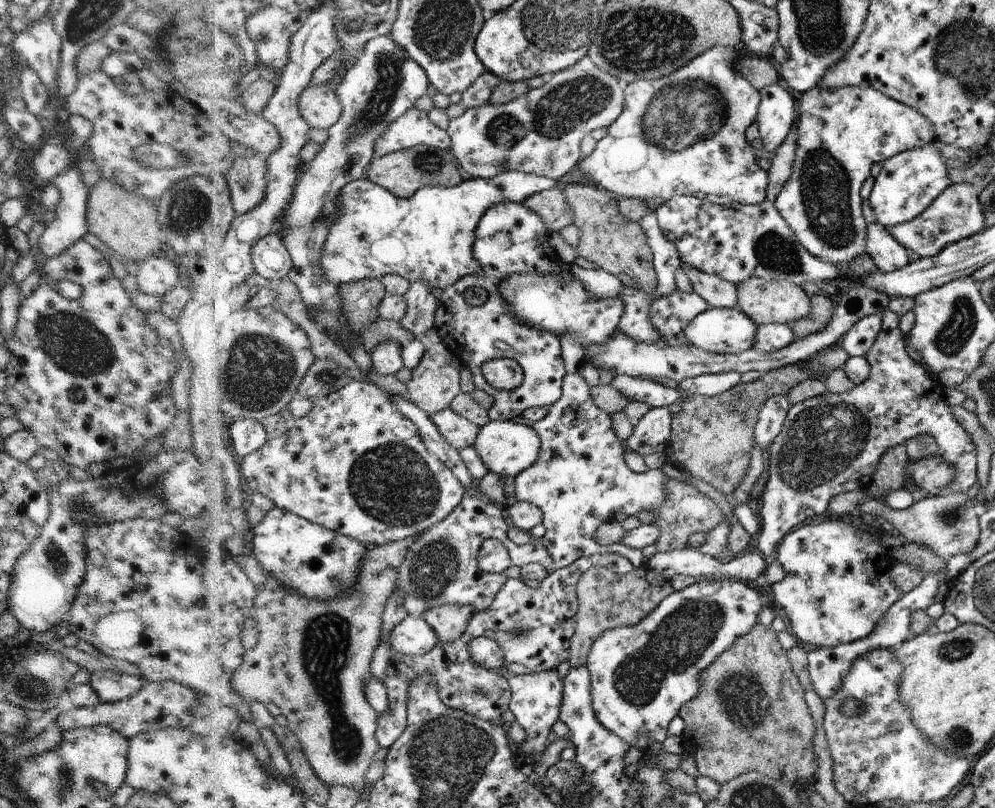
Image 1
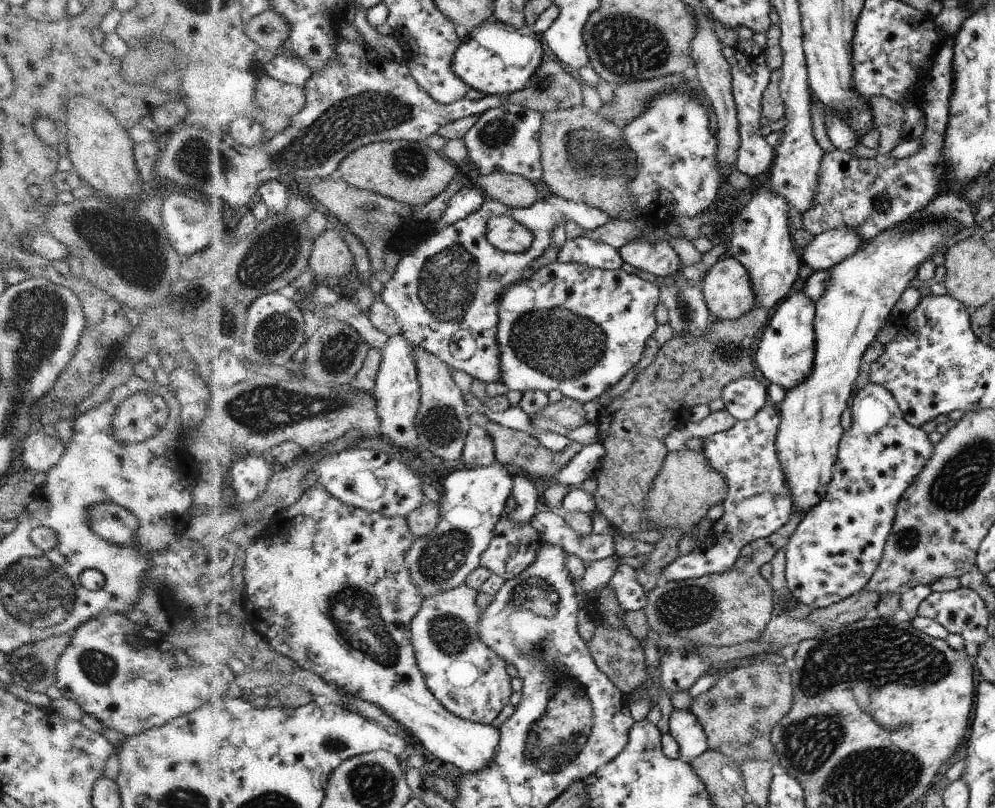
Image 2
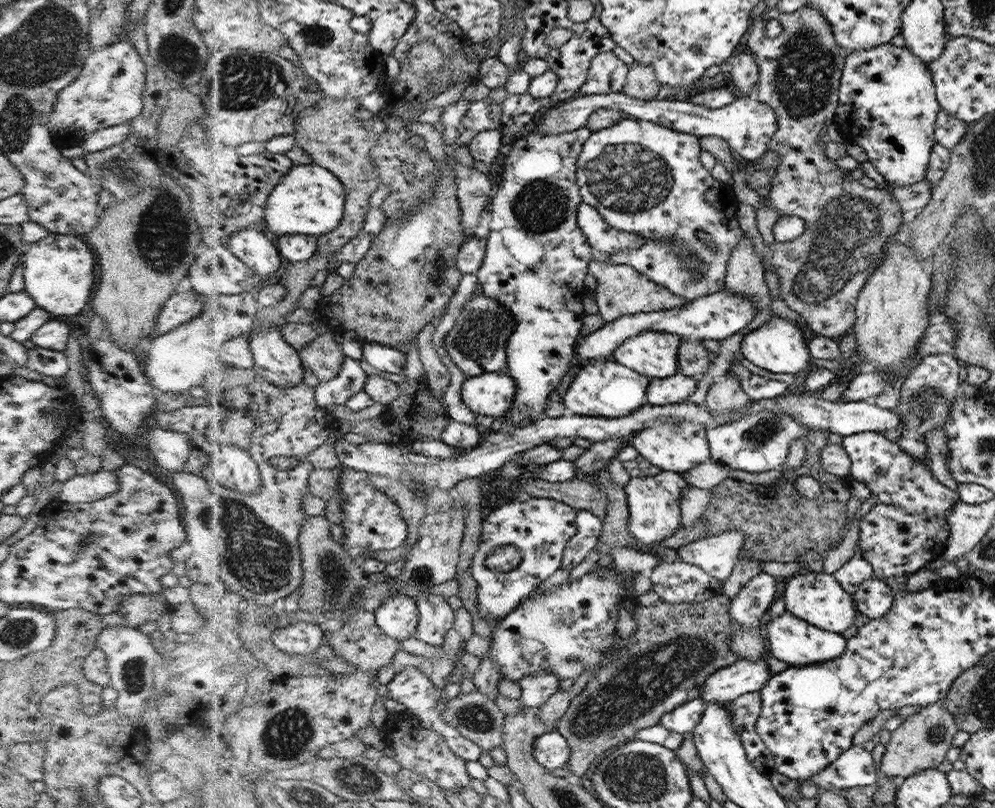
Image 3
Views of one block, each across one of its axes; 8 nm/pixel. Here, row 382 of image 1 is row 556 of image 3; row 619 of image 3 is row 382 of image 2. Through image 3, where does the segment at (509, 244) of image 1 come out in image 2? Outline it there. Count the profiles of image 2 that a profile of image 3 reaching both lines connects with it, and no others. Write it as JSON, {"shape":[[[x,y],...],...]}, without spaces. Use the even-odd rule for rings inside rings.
{"shape":[[[558,196],[541,197],[528,208],[506,206],[503,202],[487,198],[484,204],[469,217],[462,218],[452,226],[439,230],[422,242],[414,254],[405,255],[396,267],[394,275],[387,282],[382,298],[397,312],[403,325],[403,334],[415,346],[434,352],[445,359],[454,369],[464,370],[482,382],[499,382],[501,349],[497,339],[497,326],[500,324],[501,297],[513,285],[528,280],[536,274],[532,268],[534,260],[542,256],[552,243],[554,228],[562,220],[575,221],[585,231],[596,229],[614,220],[606,212],[584,202],[570,201]],[[500,214],[510,215],[512,220],[526,226],[534,235],[530,248],[521,253],[507,253],[494,248],[487,238],[486,224],[490,218]]]}

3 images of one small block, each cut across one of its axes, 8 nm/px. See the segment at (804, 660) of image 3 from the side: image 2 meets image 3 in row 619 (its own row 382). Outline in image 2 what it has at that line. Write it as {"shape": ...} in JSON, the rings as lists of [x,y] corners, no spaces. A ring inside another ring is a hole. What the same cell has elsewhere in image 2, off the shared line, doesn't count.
{"shape":[[[802,289],[794,294],[790,294],[790,298],[786,298],[780,306],[775,307],[772,312],[774,316],[770,318],[769,328],[762,334],[761,341],[758,342],[757,365],[760,377],[769,384],[782,386],[786,392],[788,390],[797,389],[802,382],[806,382],[806,378],[810,378],[810,374],[815,369],[815,358],[817,354],[817,332],[815,328],[816,306]]]}

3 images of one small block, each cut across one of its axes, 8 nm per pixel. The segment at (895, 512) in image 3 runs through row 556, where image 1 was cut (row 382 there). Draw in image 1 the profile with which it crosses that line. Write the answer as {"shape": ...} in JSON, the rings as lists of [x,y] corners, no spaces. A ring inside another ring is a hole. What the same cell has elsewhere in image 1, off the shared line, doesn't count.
{"shape":[[[886,308],[882,313],[882,328],[881,332],[878,333],[877,340],[873,342],[872,348],[869,350],[868,354],[864,356],[868,360],[870,365],[870,374],[869,377],[862,382],[862,384],[856,385],[850,391],[845,393],[826,393],[811,397],[802,401],[801,403],[796,403],[789,408],[788,414],[784,419],[781,431],[776,435],[776,438],[772,441],[772,444],[769,447],[770,457],[769,468],[768,468],[768,480],[764,486],[763,491],[761,492],[761,498],[754,500],[753,506],[755,508],[756,514],[759,516],[761,527],[759,534],[756,536],[753,549],[757,552],[760,552],[766,563],[768,558],[777,558],[777,546],[783,540],[784,536],[787,533],[790,533],[792,528],[796,528],[798,524],[806,522],[808,518],[815,518],[815,516],[820,516],[824,512],[828,512],[828,502],[834,494],[840,494],[840,492],[848,492],[851,490],[863,490],[860,486],[868,488],[870,484],[870,478],[872,478],[872,472],[876,468],[876,464],[880,462],[880,454],[884,454],[890,446],[896,446],[899,444],[904,444],[908,438],[918,436],[918,434],[928,433],[934,436],[940,453],[956,470],[955,479],[949,484],[946,488],[946,492],[967,492],[970,486],[977,481],[976,478],[976,463],[977,463],[977,454],[976,454],[976,445],[972,442],[972,437],[964,430],[964,427],[954,418],[954,415],[949,409],[948,402],[944,398],[943,388],[945,387],[937,374],[932,374],[924,363],[918,363],[914,361],[908,353],[906,352],[906,335],[900,331],[900,322],[901,316],[897,313],[890,311]]]}

